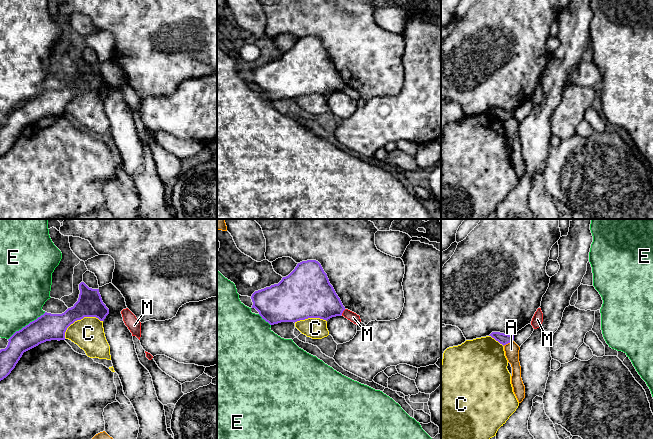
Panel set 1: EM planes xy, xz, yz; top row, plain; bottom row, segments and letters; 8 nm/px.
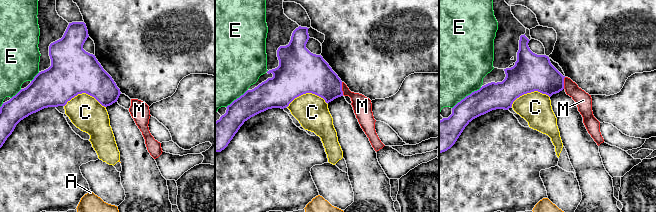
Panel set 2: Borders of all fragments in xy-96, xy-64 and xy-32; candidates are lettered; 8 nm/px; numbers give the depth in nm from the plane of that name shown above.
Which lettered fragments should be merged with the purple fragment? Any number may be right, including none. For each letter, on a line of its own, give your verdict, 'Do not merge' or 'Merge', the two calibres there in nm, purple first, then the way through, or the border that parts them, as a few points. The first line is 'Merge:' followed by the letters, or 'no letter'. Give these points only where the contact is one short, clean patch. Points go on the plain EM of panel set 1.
Merge: no letter
A: Do not merge. Thickness 90 nm (purple) against 120 nm
C: Do not merge. Thickness 200 nm (purple) against 260 nm
E: Do not merge. Thickness 220 nm (purple) against 360 nm
M: Do not merge. Thickness 320 nm (purple) against 80 nm. Boundary: xz (345, 85), (341, 90)

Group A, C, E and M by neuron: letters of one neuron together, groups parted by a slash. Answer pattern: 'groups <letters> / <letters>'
groups A / C / E / M

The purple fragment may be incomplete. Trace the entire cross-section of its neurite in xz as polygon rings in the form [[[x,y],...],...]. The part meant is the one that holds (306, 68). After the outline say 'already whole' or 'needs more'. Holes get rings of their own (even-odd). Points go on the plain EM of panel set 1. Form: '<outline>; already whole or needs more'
[[[316,36],[302,37],[278,60],[251,72],[259,91],[270,101],[308,94],[328,96],[341,92],[345,83]]]; already whole

